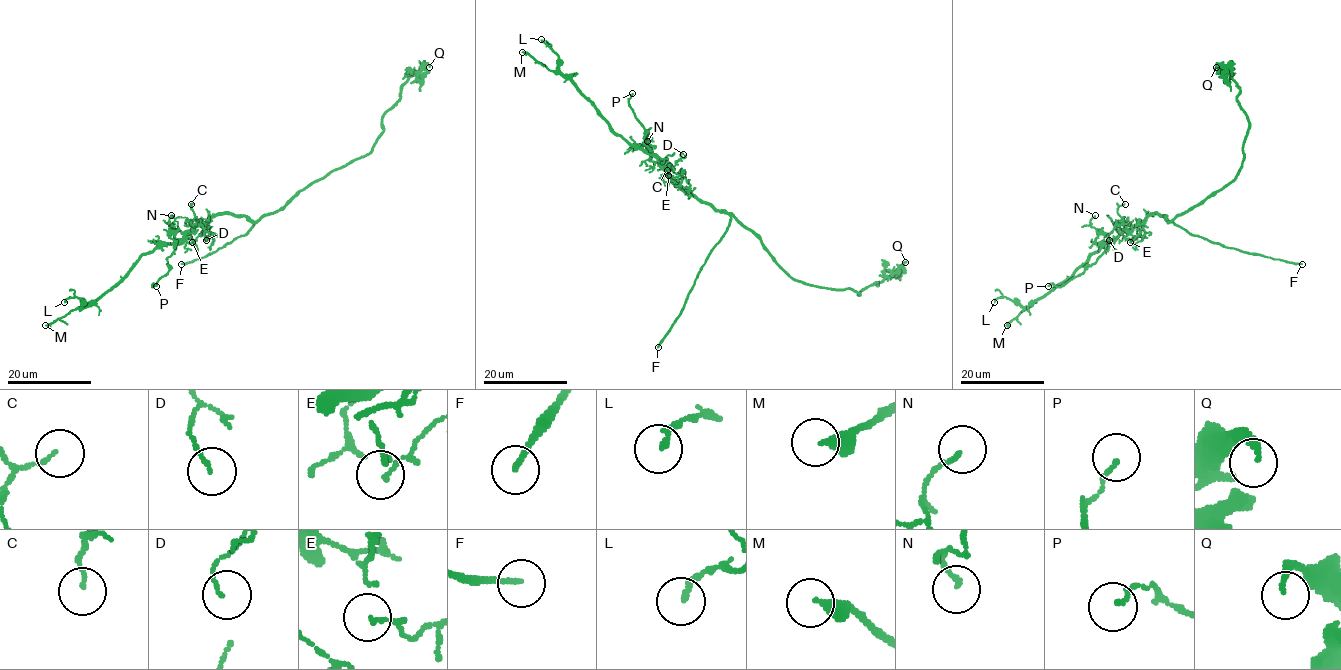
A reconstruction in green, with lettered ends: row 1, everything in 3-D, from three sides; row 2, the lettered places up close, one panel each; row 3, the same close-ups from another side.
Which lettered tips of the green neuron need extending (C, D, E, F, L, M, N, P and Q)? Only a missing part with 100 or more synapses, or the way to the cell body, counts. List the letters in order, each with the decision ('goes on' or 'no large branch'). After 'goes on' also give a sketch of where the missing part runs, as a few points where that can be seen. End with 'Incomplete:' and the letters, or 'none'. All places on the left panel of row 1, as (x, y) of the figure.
C: no large branch
D: no large branch
E: no large branch
F: goes on; course (181, 264), (161, 279), (138, 288), (128, 298), (83, 288), (66, 299)
L: no large branch
M: no large branch
N: no large branch
P: no large branch
Q: no large branch
Incomplete: F

